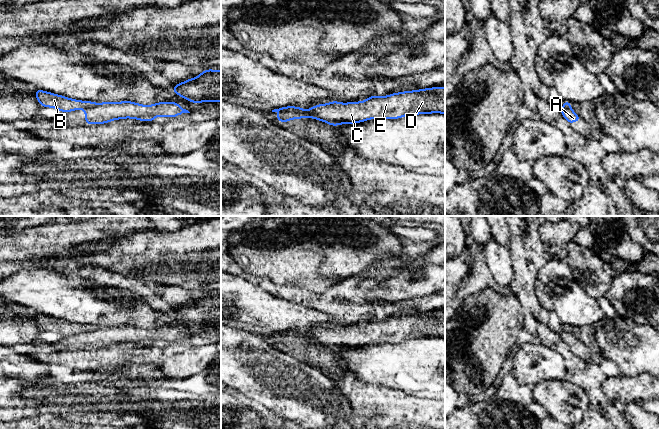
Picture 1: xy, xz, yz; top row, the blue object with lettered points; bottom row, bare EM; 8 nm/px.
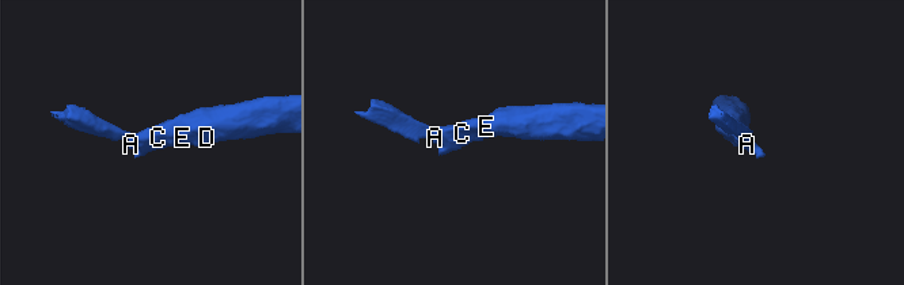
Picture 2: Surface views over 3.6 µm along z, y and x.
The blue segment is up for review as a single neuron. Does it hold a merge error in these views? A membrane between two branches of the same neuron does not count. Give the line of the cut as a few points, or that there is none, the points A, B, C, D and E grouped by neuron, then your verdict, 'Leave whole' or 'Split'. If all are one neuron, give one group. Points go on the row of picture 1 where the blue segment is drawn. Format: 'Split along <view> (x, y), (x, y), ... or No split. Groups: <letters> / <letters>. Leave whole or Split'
Split along xy (96, 104), (84, 108). Groups: A C D E / B. Split

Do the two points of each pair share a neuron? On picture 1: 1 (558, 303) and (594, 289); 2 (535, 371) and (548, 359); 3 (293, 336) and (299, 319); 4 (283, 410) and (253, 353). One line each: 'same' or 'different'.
1: different
2: same
3: different
4: same

